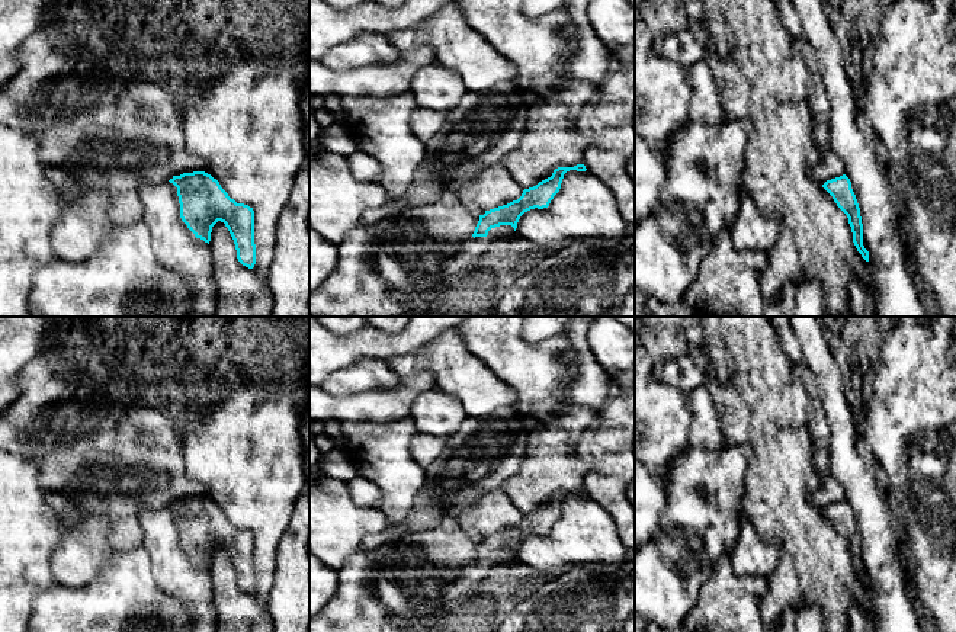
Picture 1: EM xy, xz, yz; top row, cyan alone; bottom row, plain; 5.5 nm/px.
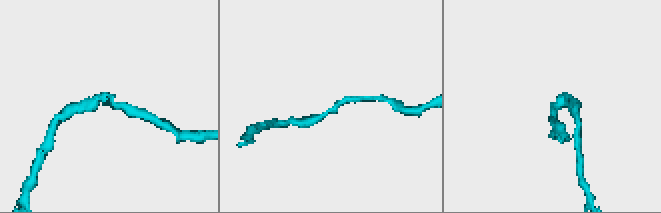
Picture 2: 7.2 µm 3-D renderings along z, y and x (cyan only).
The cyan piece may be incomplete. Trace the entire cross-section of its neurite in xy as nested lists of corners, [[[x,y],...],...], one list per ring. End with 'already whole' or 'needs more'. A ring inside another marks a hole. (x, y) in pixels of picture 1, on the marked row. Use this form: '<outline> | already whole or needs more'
[[[205,171],[183,173],[170,180],[177,187],[180,218],[196,238],[209,244],[212,227],[221,221],[228,228],[238,262],[253,269],[256,264],[254,211],[237,203],[219,182]]] | already whole

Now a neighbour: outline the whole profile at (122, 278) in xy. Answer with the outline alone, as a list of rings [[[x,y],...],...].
[[[144,219],[115,227],[103,244],[83,262],[55,259],[35,270],[28,296],[31,317],[189,317],[193,314],[193,288],[180,273],[158,263]]]

